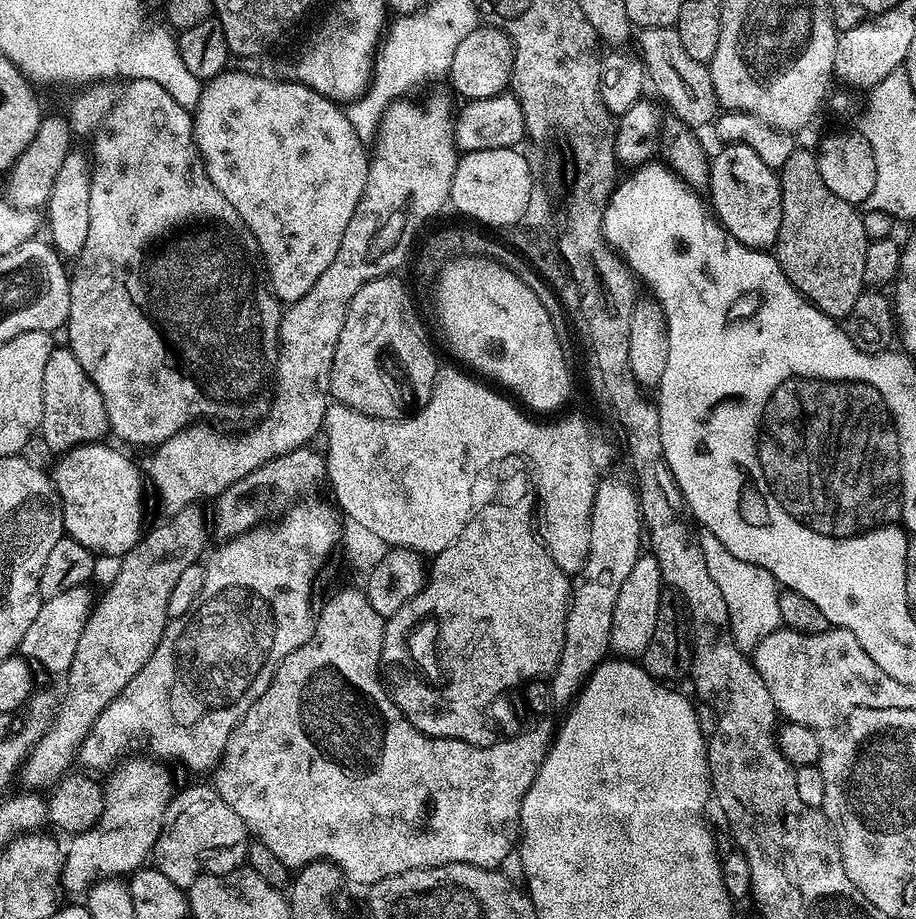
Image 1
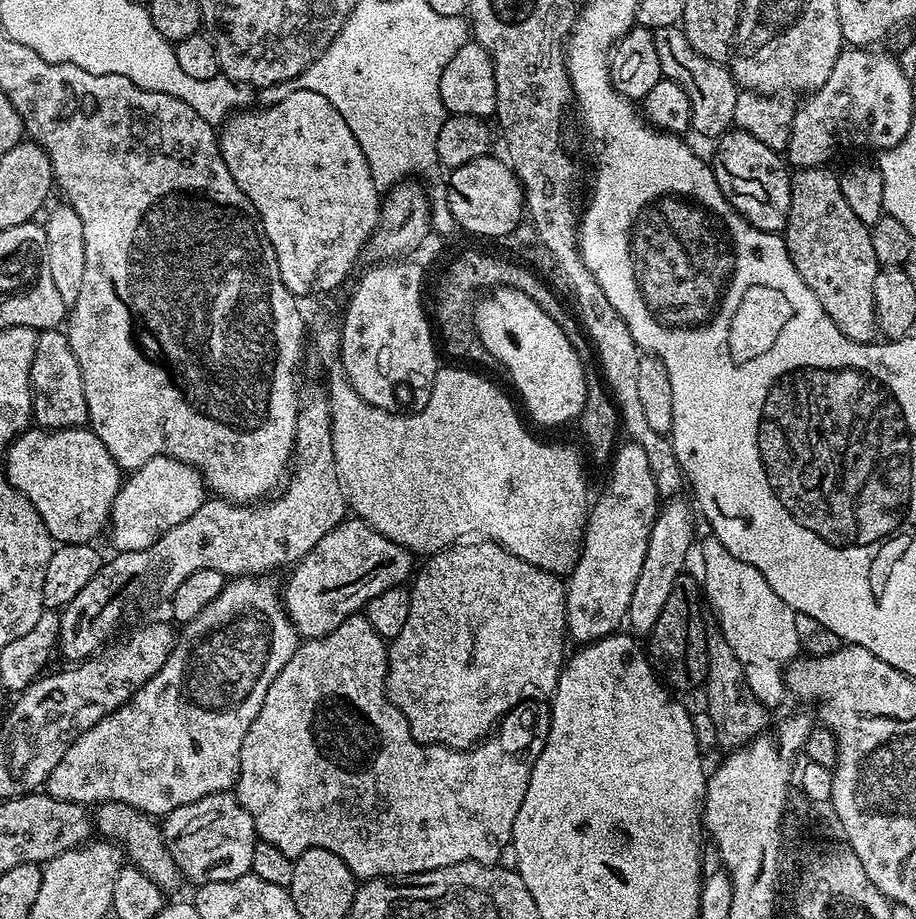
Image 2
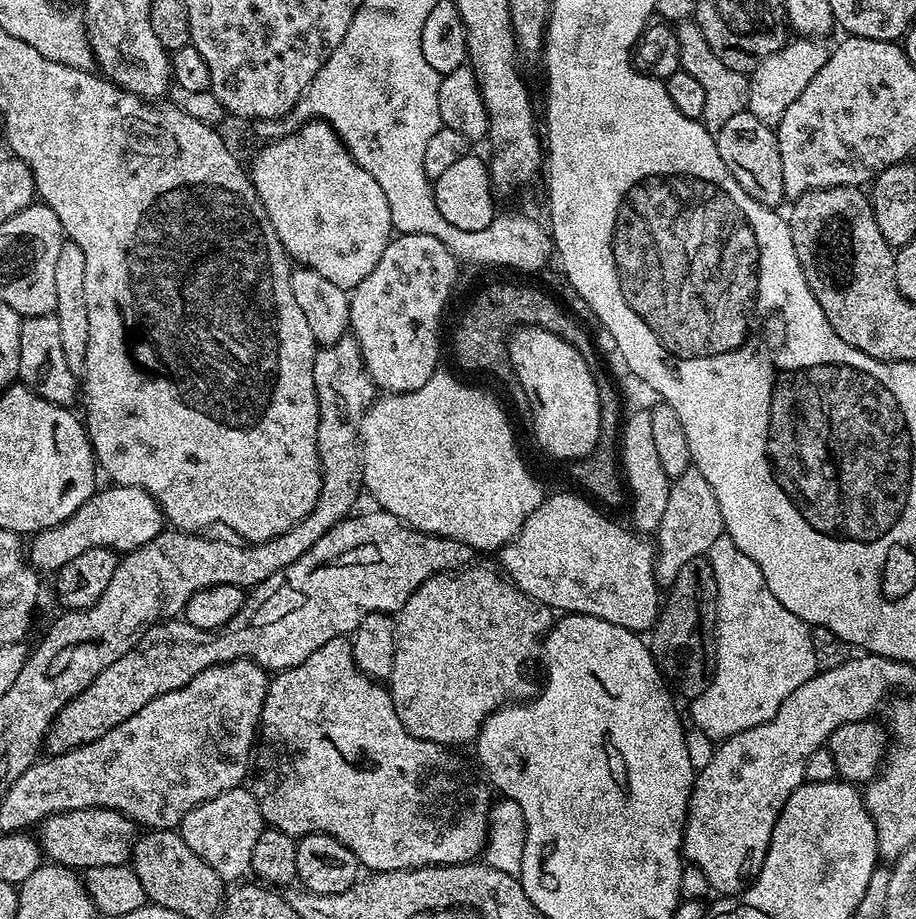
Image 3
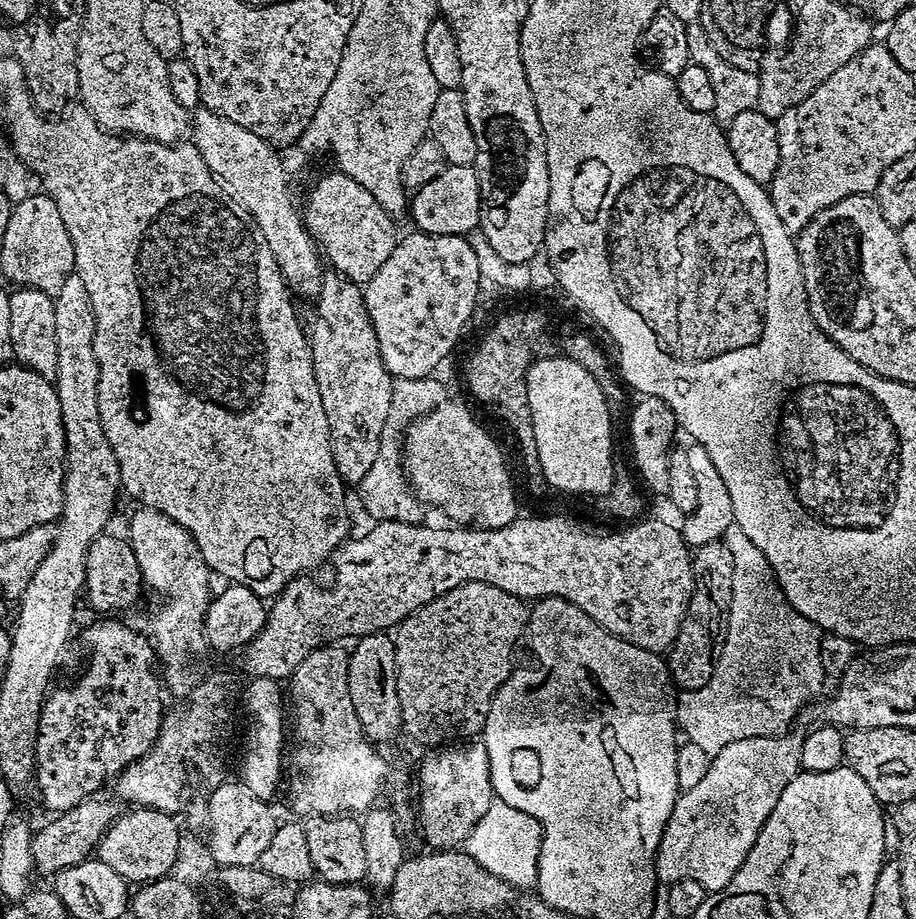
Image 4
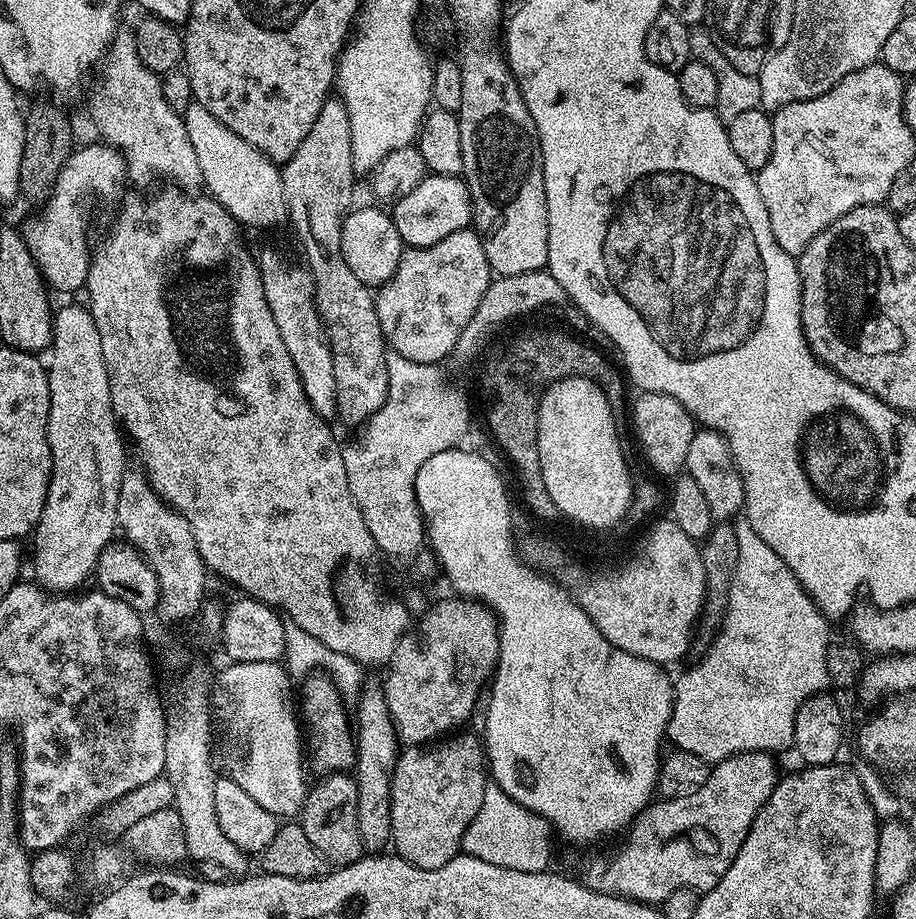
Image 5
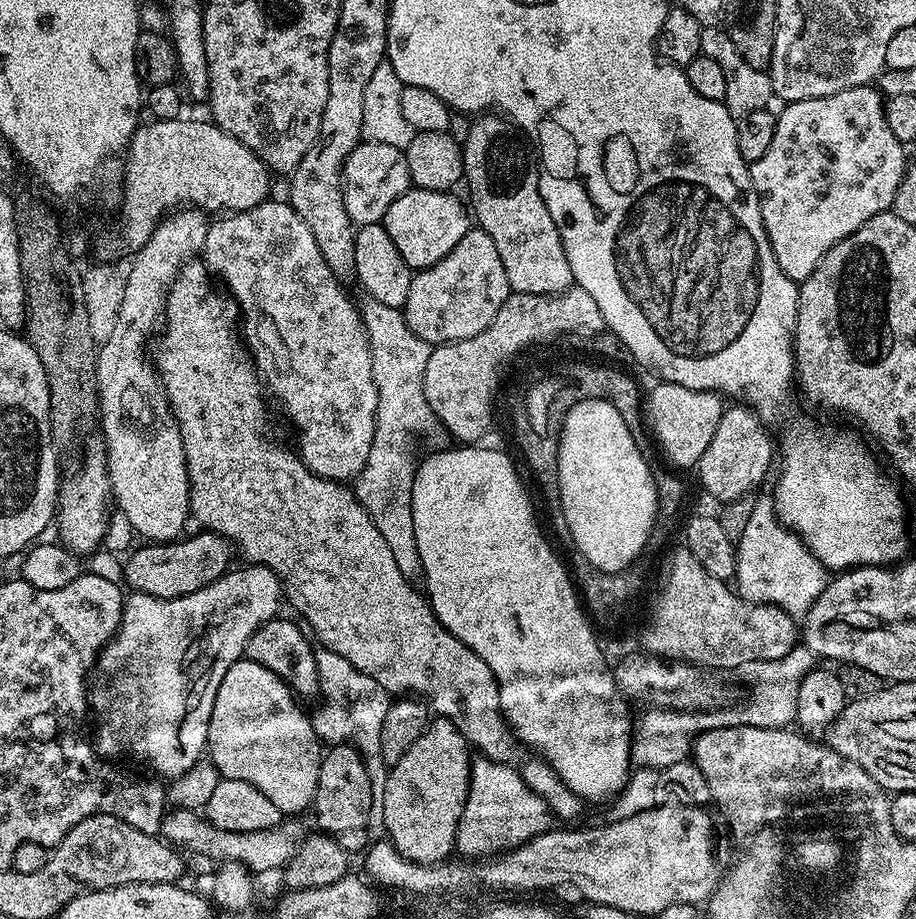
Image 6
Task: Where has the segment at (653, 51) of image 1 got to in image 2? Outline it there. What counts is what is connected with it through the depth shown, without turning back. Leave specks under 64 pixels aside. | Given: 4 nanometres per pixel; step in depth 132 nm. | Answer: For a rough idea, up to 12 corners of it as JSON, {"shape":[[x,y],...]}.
{"shape":[[683,27],[657,28],[662,77],[686,90],[691,131],[733,127],[738,85]]}

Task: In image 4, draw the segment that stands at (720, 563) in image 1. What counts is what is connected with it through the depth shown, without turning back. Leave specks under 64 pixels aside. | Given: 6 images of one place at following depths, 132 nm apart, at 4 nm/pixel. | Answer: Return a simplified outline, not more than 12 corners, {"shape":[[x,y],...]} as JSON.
{"shape":[[733,522],[714,674],[676,722],[709,754],[778,736],[826,683],[822,635]]}

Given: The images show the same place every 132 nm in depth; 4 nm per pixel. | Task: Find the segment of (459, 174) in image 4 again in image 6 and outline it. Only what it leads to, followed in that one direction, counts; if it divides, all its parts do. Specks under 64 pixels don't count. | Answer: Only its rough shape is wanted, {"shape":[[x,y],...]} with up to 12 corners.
{"shape":[[412,186],[384,229],[409,269],[429,268],[462,242],[465,201]]}

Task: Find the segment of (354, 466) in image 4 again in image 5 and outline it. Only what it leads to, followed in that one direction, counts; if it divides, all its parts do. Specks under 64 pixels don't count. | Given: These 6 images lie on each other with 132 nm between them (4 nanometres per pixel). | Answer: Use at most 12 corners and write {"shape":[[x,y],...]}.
{"shape":[[318,110],[283,161],[334,362],[336,410],[363,425],[387,398],[373,289],[346,266],[350,114]]}

